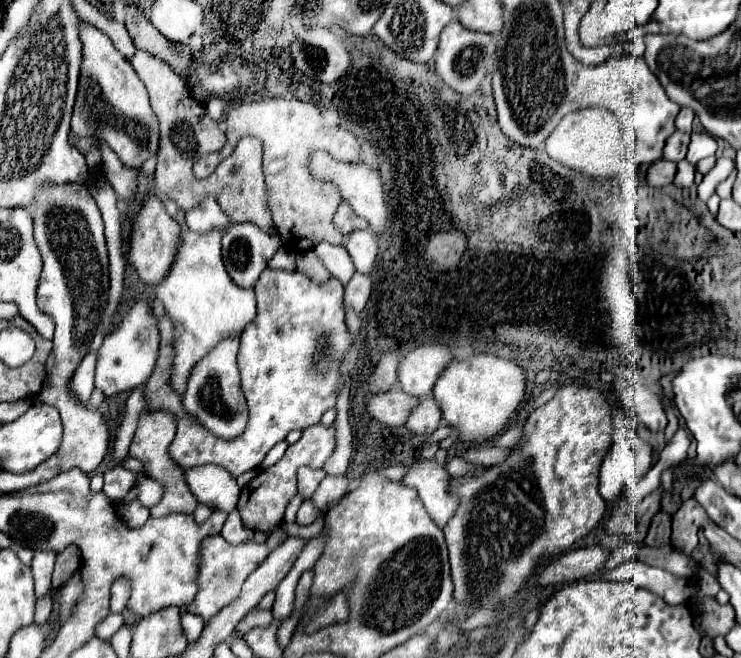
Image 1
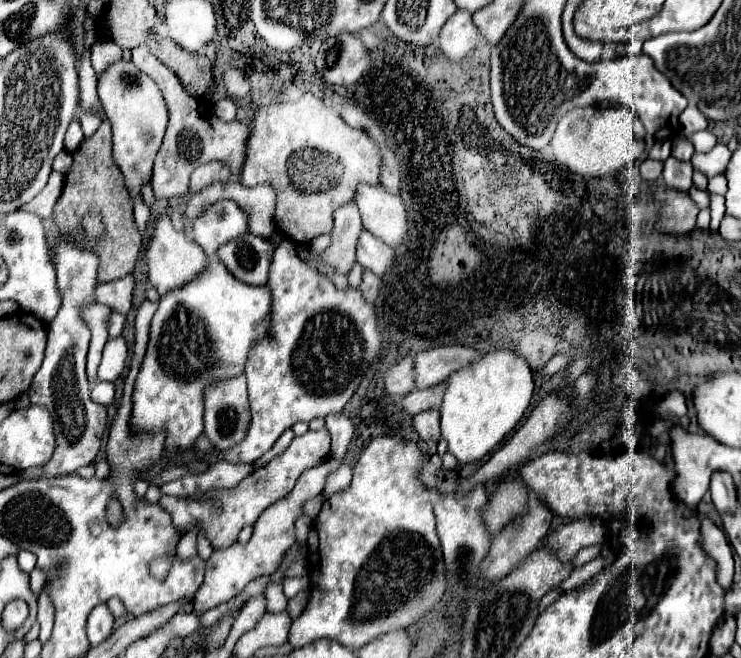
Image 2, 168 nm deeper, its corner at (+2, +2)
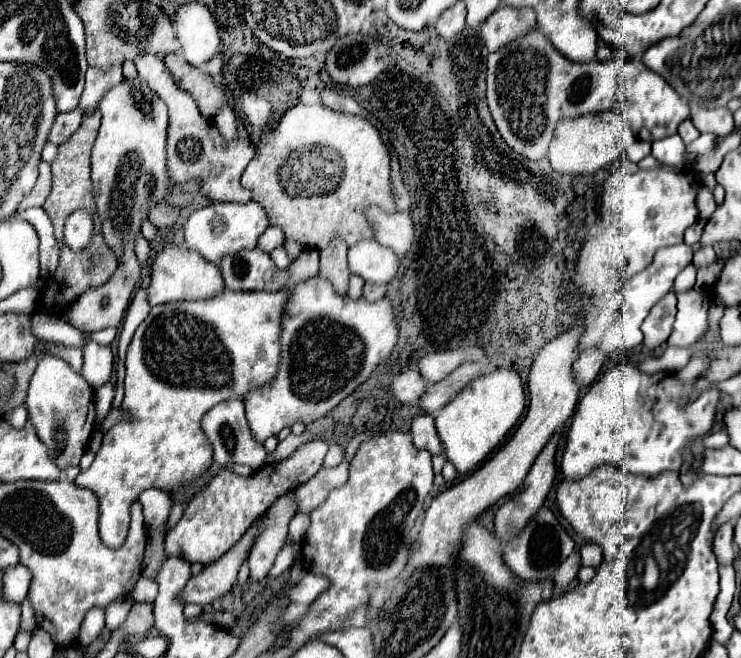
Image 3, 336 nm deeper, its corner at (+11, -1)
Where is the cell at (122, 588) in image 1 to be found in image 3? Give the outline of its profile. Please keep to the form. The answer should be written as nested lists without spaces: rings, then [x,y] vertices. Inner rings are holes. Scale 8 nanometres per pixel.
[[[123,596],[123,598],[117,598],[109,608],[105,608],[105,622],[107,622],[105,626],[109,630],[117,630],[125,622],[131,604],[133,604],[131,596]]]

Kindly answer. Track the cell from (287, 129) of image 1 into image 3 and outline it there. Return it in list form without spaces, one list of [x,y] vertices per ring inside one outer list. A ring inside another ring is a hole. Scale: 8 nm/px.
[[[297,104],[283,114],[271,132],[267,132],[261,146],[257,148],[255,158],[245,168],[241,184],[251,190],[253,202],[259,202],[265,208],[269,224],[283,230],[285,240],[299,242],[305,248],[323,250],[333,238],[341,238],[351,248],[359,240],[373,238],[373,228],[365,218],[365,210],[369,206],[395,212],[389,162],[389,150],[381,140],[379,130],[369,120],[335,112],[323,104]]]

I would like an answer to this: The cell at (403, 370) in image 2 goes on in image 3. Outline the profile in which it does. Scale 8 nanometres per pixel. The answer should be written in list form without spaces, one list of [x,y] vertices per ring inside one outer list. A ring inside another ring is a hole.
[[[407,370],[393,378],[391,388],[393,388],[393,396],[401,404],[415,404],[419,400],[419,396],[425,394],[427,384],[417,370]]]

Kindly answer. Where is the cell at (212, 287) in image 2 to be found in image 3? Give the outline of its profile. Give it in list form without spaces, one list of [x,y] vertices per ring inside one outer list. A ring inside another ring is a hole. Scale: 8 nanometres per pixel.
[[[223,290],[219,296],[209,298],[209,300],[171,302],[171,304],[157,306],[141,322],[141,326],[137,328],[135,336],[129,344],[129,350],[127,350],[127,376],[125,376],[123,408],[129,410],[129,420],[125,420],[123,424],[115,424],[103,436],[103,444],[101,444],[99,452],[95,454],[95,462],[85,472],[79,472],[79,476],[75,478],[77,486],[93,490],[99,498],[99,534],[101,534],[101,540],[107,546],[119,548],[125,542],[127,532],[129,532],[129,508],[137,500],[139,492],[143,492],[147,488],[161,488],[161,490],[167,490],[167,492],[177,492],[181,486],[195,482],[199,476],[203,476],[211,468],[213,448],[211,448],[205,432],[201,430],[201,418],[215,404],[219,404],[223,400],[229,400],[229,398],[245,398],[251,390],[263,388],[263,386],[273,382],[273,378],[277,374],[277,366],[279,366],[279,356],[281,356],[281,320],[283,320],[283,312],[285,312],[285,304],[289,302],[289,296],[291,296],[289,290],[281,290],[281,292],[231,292],[231,290]]]

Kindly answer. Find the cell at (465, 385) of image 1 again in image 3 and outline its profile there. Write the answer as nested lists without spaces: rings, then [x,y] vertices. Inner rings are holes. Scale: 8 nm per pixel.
[[[499,368],[493,374],[477,378],[461,394],[457,394],[437,416],[437,432],[445,448],[447,460],[451,460],[459,474],[469,474],[507,438],[525,410],[525,390],[521,378],[513,370]]]

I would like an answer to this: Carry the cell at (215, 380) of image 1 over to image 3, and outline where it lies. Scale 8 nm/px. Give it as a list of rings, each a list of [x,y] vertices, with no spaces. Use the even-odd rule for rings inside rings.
[[[225,400],[217,406],[213,406],[205,416],[203,416],[203,422],[201,422],[215,454],[215,462],[225,468],[229,464],[247,464],[251,468],[259,468],[267,456],[265,448],[261,442],[257,442],[251,434],[251,428],[245,420],[245,406],[243,406],[243,400]]]

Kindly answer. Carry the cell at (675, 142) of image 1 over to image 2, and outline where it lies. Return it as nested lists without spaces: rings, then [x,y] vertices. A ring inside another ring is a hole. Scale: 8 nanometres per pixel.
[[[700,131],[694,135],[682,135],[686,141],[690,141],[694,145],[696,151],[710,151],[716,145],[716,135],[710,131]]]

